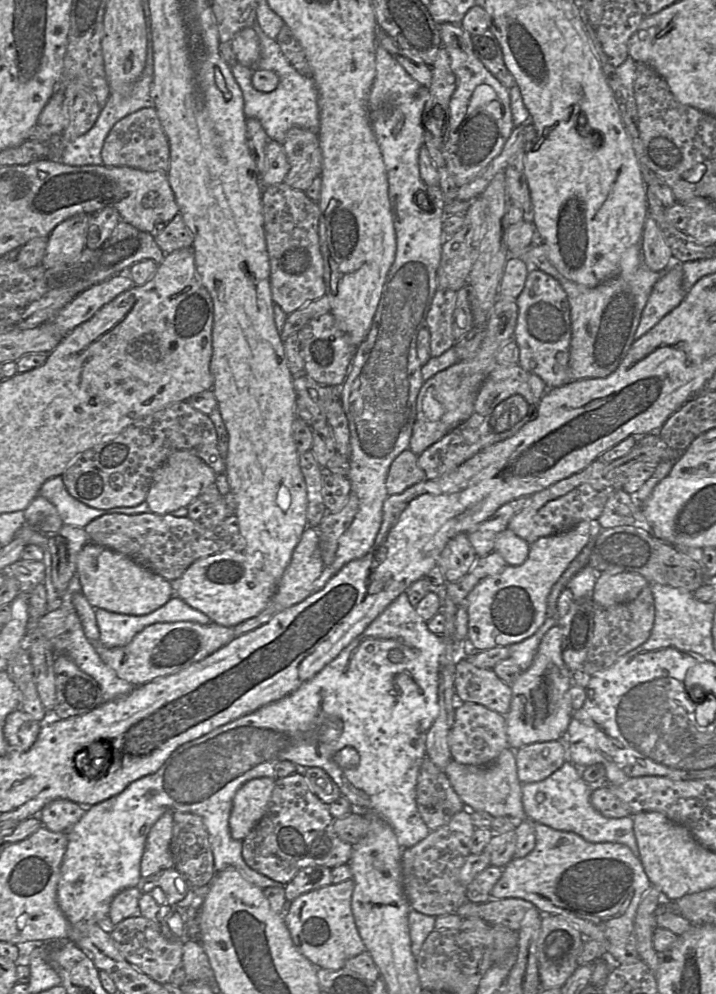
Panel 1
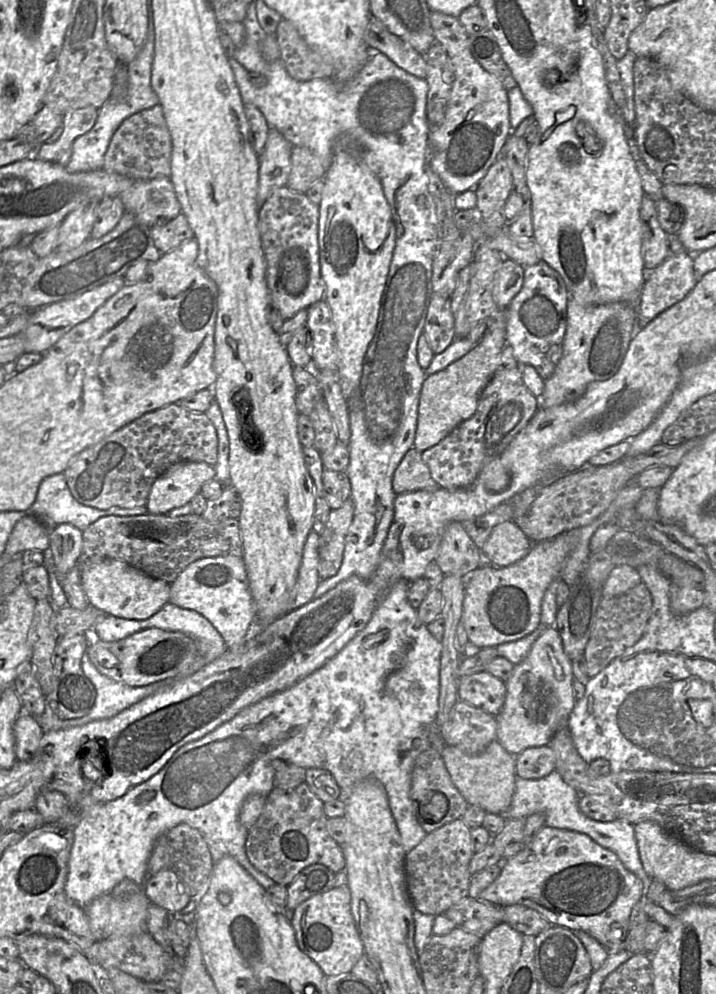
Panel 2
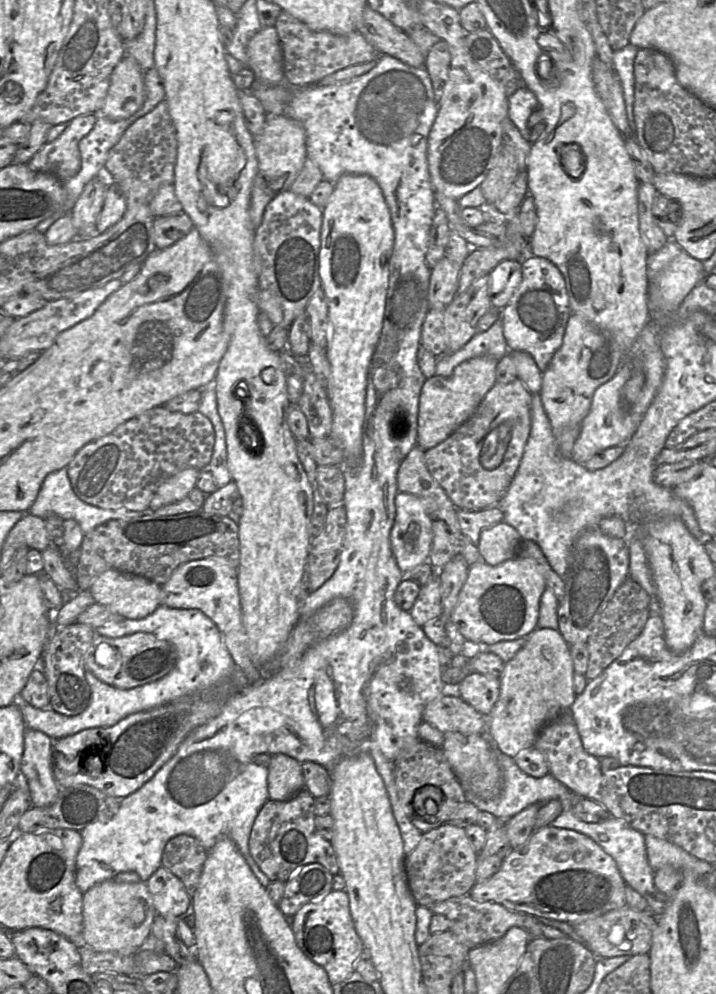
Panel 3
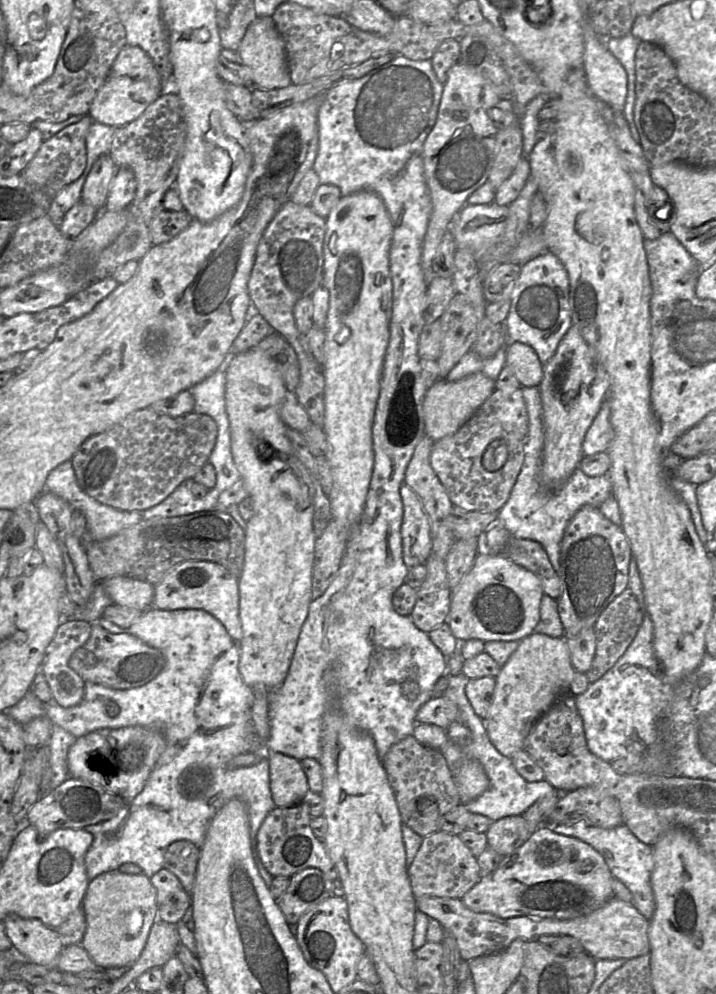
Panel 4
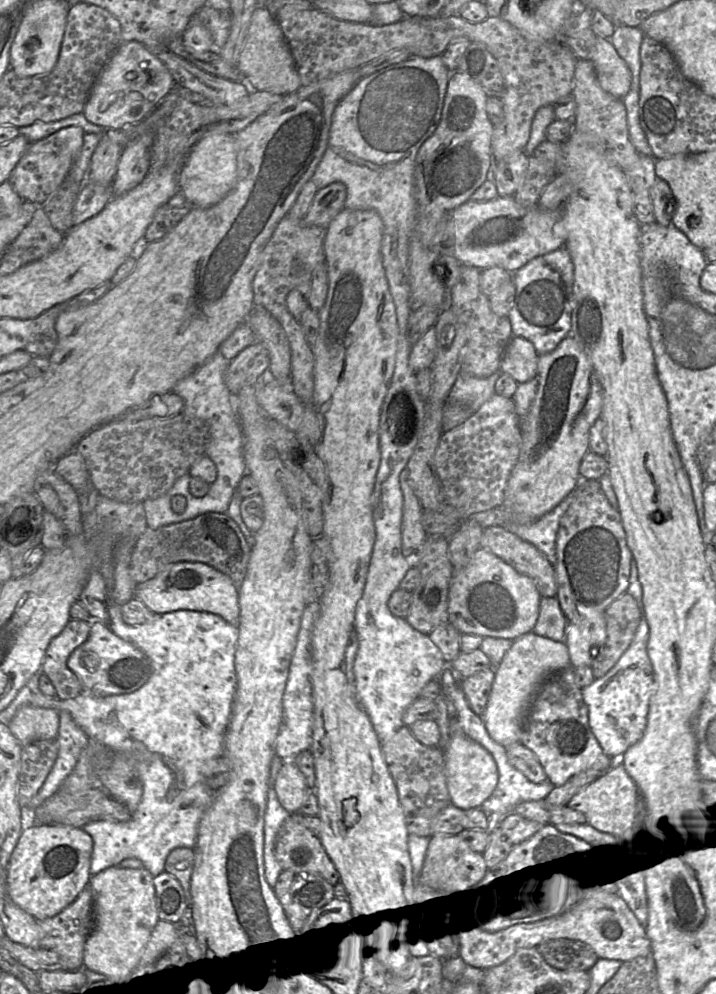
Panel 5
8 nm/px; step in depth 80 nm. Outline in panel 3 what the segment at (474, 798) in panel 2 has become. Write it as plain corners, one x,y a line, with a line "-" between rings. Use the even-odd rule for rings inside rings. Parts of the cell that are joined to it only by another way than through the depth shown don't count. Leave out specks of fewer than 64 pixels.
446,732
441,750
461,784
466,800
467,795
490,800
500,794
502,773
485,733
463,735
459,732

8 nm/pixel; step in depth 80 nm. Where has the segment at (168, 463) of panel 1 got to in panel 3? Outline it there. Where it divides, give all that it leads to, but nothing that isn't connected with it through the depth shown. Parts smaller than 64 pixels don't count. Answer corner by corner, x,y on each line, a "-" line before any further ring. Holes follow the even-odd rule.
186,468
163,481
157,488
149,509
155,511
188,497
190,491
196,487
199,473
200,470
196,468

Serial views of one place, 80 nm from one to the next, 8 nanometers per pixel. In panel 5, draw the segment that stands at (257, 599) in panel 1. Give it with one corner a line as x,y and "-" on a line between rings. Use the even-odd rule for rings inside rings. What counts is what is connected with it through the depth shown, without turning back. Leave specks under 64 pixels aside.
182,561
168,565
152,579
138,583
134,598
157,615
178,610
205,611
221,616
232,625
239,622
238,588
227,575
202,562

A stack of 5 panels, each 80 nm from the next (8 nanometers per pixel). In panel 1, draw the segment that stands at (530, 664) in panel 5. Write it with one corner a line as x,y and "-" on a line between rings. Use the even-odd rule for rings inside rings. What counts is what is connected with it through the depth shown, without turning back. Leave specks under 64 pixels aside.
557,623
543,636
530,667
511,685
512,699
506,717
508,748
517,750
535,742
564,740
573,715
569,689
572,672
561,656
562,631

